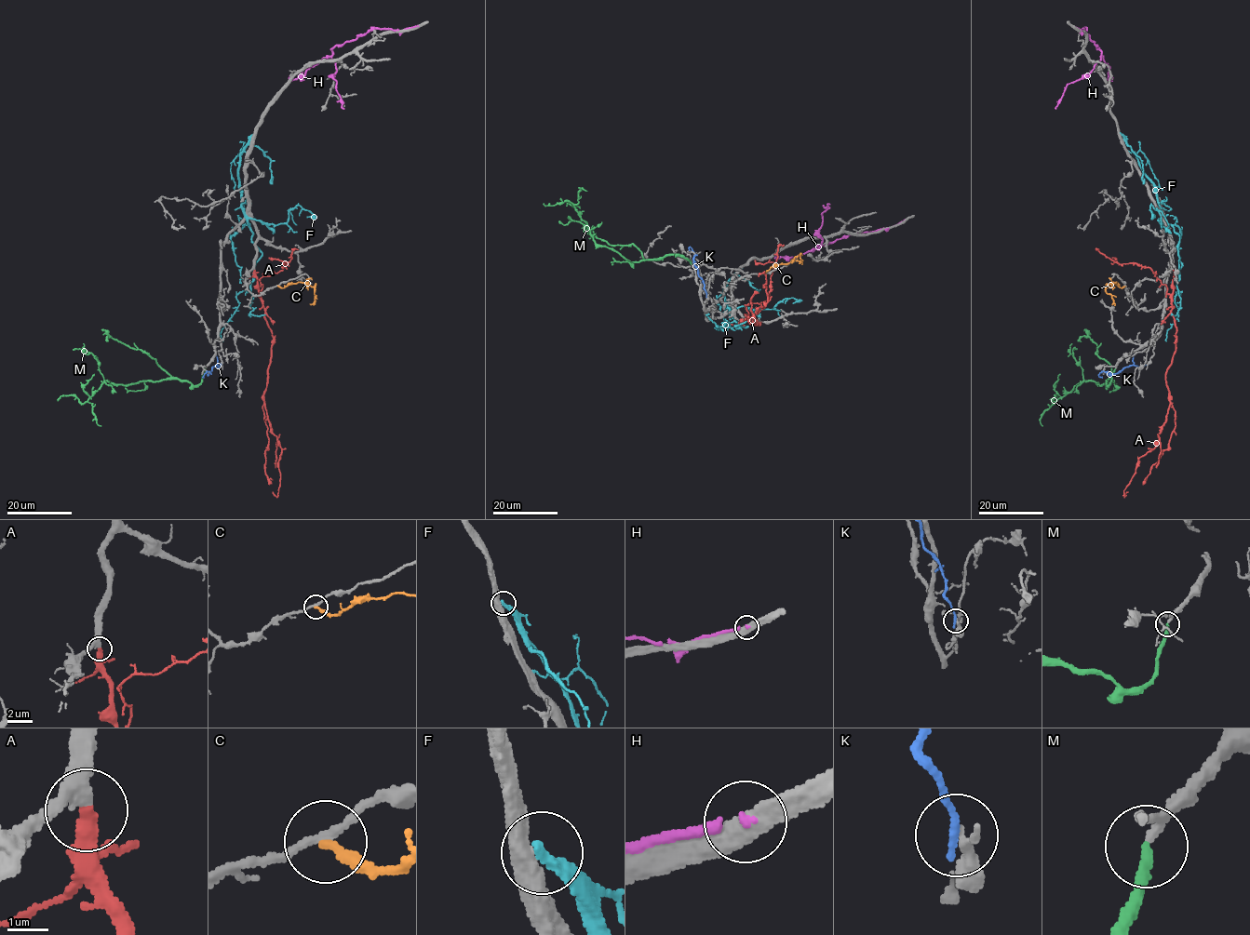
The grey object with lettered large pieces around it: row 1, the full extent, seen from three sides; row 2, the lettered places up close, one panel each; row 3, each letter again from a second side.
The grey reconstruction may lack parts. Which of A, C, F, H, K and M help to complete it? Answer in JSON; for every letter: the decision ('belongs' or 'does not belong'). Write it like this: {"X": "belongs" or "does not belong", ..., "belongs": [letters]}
{"A": "belongs", "C": "does not belong", "F": "does not belong", "H": "does not belong", "K": "does not belong", "M": "belongs", "belongs": ["A", "M"]}

